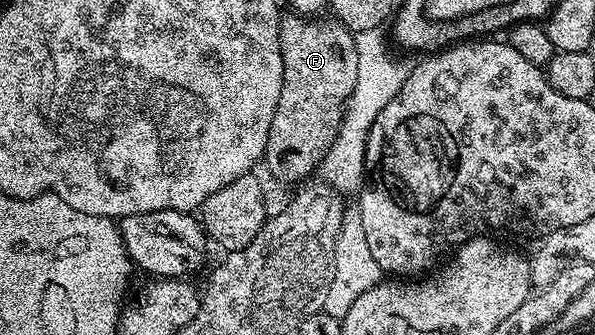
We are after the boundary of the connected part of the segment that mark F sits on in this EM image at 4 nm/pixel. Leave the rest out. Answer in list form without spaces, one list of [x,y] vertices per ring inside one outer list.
[[[283,16],[280,23],[282,82],[276,115],[272,115],[272,127],[268,127],[264,166],[278,181],[302,183],[313,169],[315,172],[321,166],[322,156],[338,138],[342,114],[356,87],[358,56],[354,34],[339,21],[289,16]]]

